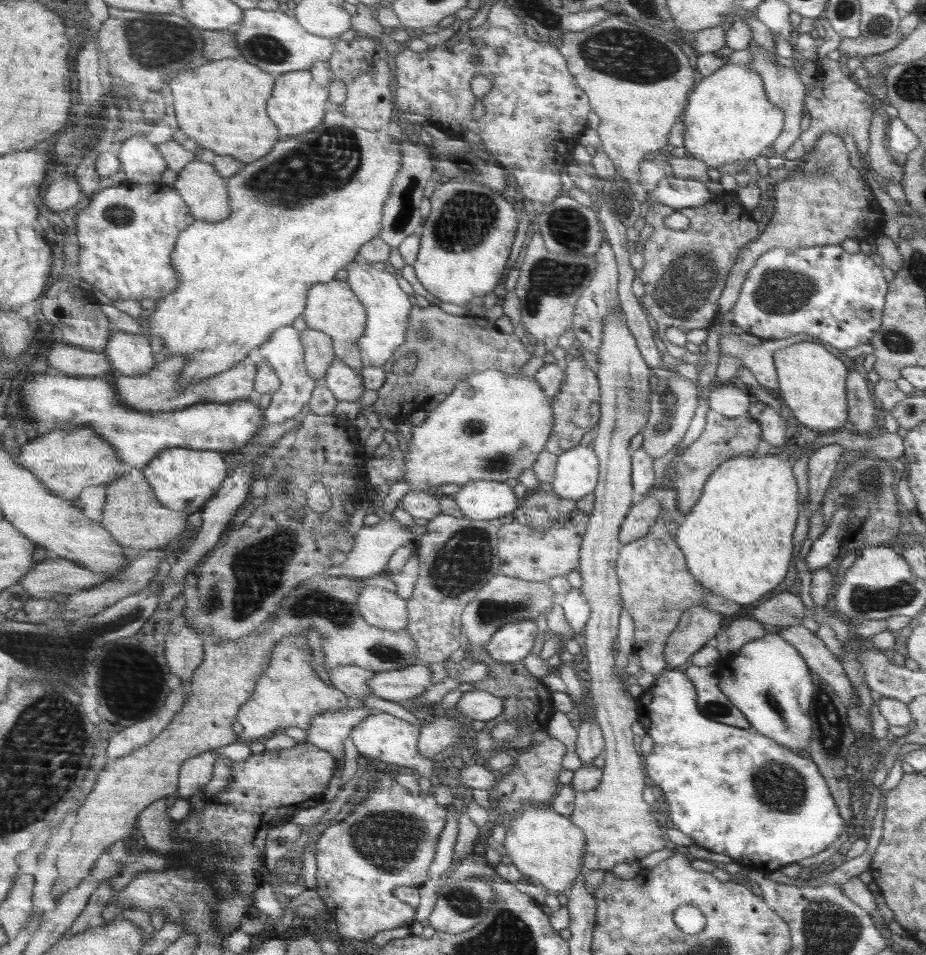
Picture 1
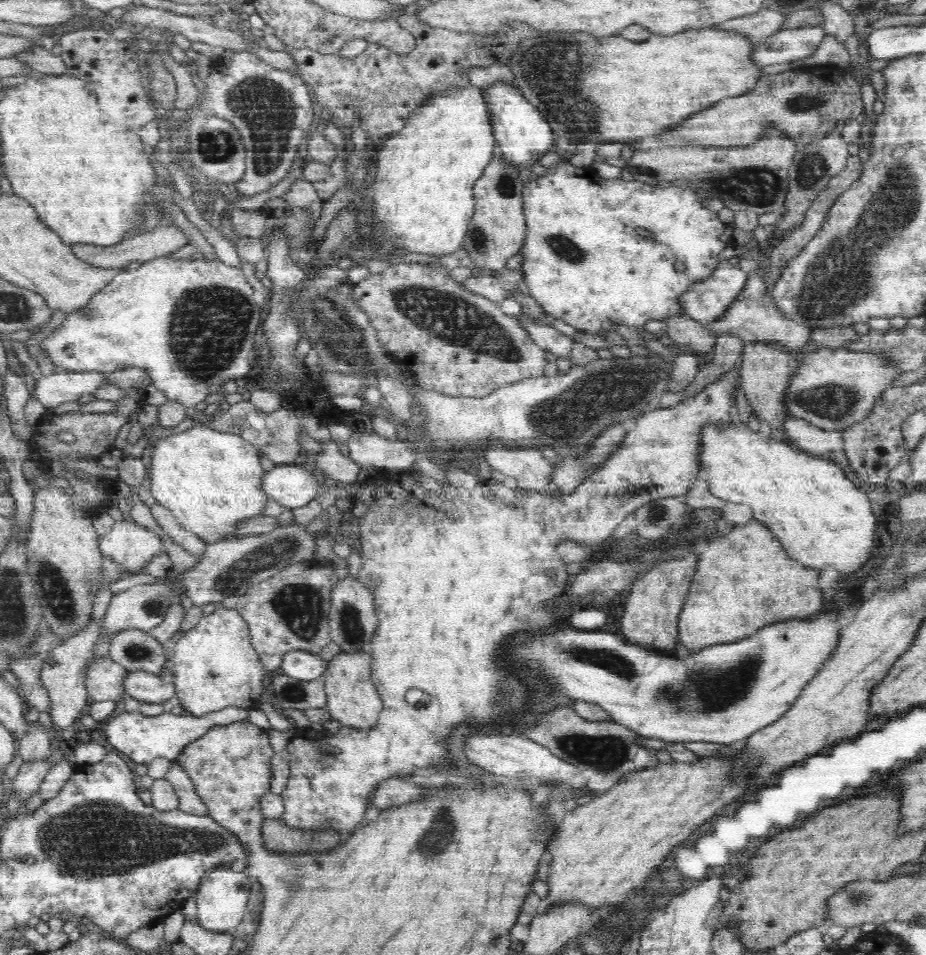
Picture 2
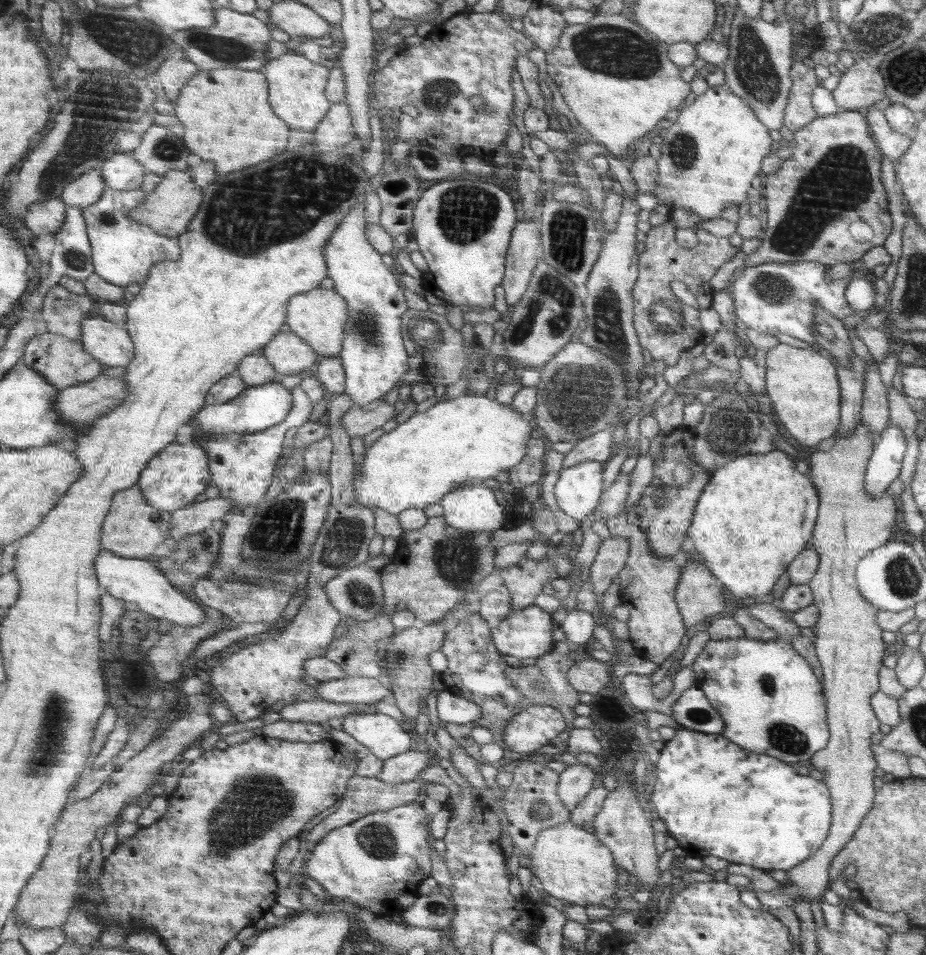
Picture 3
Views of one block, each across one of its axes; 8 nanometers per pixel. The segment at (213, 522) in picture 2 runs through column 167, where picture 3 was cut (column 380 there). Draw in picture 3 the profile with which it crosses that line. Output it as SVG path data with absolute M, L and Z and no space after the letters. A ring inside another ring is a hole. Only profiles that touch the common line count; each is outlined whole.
M484 393L438 402L366 448L362 465L358 470L354 468L354 501L395 515L412 507L424 508L468 480L483 482L517 466L537 435L530 417L513 406L490 400Z

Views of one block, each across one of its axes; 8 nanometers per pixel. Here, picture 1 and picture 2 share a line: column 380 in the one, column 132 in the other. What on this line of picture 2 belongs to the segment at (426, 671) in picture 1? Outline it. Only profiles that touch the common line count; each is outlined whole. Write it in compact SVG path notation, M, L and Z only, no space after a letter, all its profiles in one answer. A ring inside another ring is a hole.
M151 672L130 673L123 680L123 685L126 695L138 701L163 704L176 694L171 679L165 679Z

